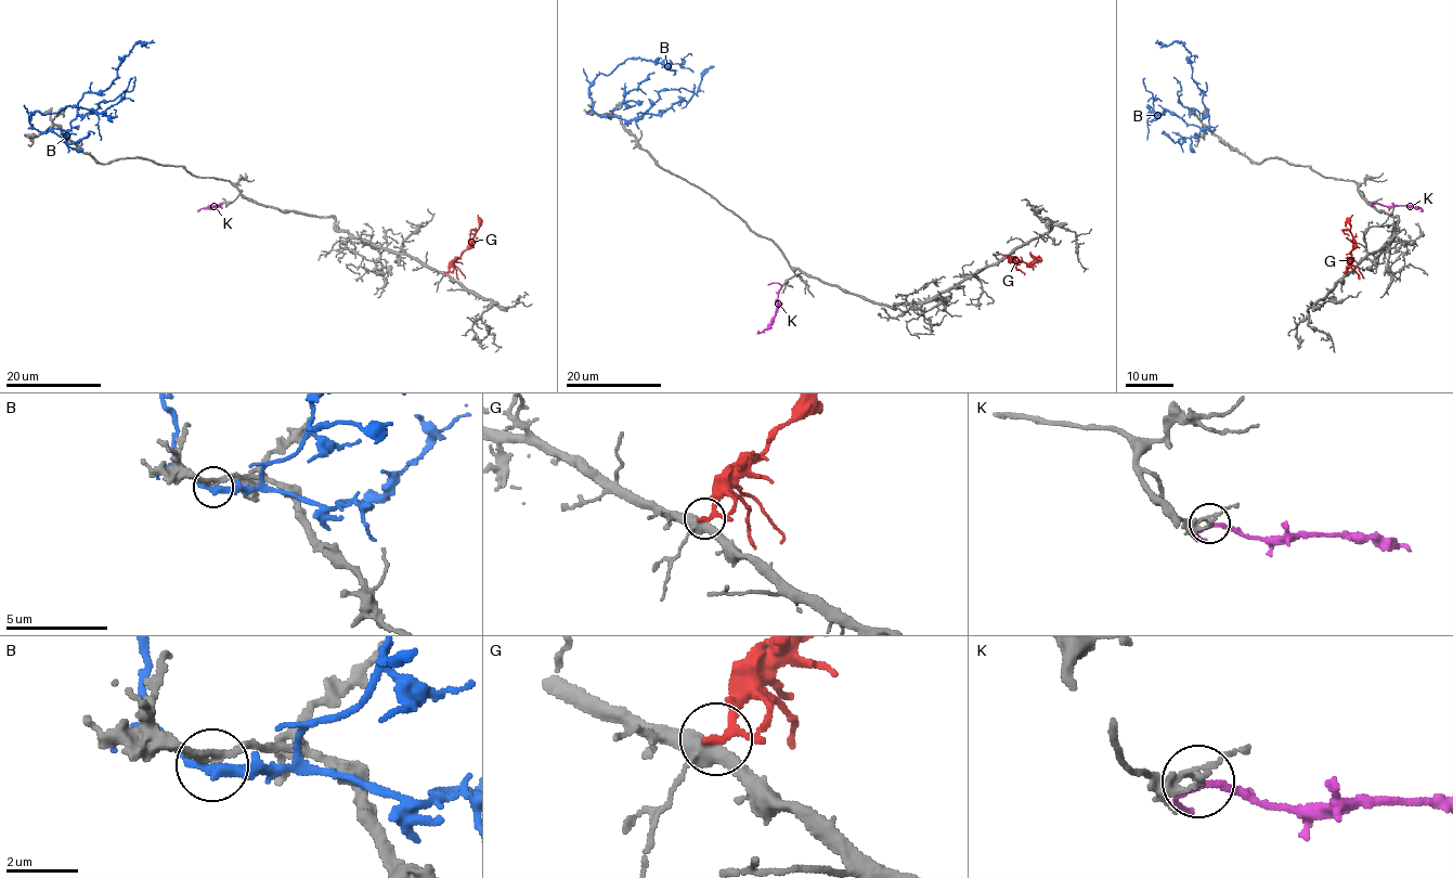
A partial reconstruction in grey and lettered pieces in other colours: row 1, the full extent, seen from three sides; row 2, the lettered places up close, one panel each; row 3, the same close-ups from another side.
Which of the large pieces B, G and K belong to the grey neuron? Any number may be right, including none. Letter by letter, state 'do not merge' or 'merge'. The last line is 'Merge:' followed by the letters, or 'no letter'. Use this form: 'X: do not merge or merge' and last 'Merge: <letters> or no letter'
B: do not merge
G: do not merge
K: merge
Merge: K

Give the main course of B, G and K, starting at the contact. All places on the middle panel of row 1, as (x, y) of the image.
B: (601, 116), (628, 120), (639, 113), (662, 114), (678, 101), (688, 101), (701, 74), (714, 65)
G: (1007, 255), (1013, 261), (1029, 263), (1038, 260), (1037, 263)
K: (782, 285), (774, 321), (756, 333)

